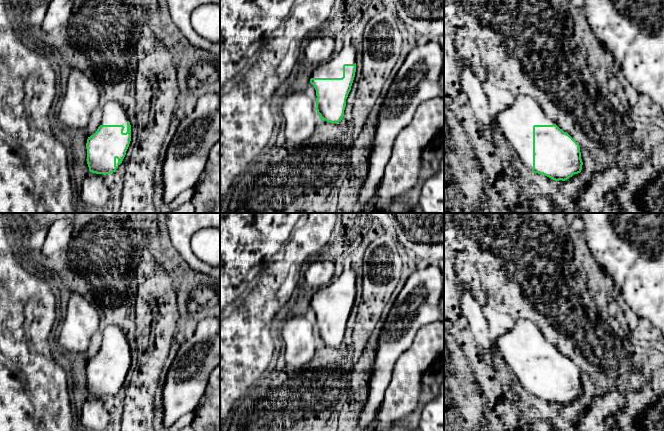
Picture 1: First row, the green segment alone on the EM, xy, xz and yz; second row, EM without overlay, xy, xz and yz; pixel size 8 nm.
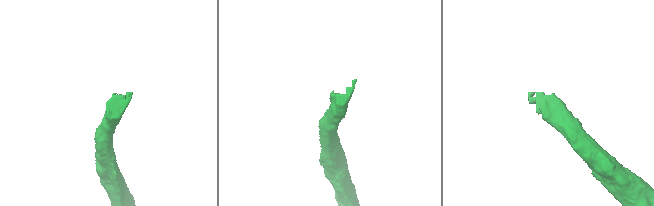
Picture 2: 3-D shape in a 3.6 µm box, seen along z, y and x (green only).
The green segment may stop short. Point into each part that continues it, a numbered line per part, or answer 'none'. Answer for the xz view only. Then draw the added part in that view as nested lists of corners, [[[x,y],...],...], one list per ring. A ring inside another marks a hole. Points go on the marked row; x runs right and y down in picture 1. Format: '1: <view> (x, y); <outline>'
1: xz (333, 68); [[[346,37],[339,53],[323,64],[320,64],[312,73],[311,78],[342,78],[343,65],[356,63],[356,49],[353,43]]]

